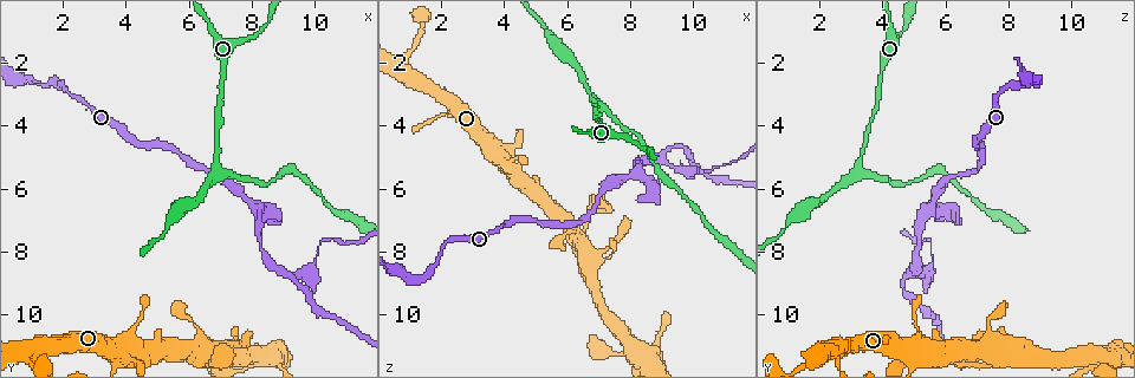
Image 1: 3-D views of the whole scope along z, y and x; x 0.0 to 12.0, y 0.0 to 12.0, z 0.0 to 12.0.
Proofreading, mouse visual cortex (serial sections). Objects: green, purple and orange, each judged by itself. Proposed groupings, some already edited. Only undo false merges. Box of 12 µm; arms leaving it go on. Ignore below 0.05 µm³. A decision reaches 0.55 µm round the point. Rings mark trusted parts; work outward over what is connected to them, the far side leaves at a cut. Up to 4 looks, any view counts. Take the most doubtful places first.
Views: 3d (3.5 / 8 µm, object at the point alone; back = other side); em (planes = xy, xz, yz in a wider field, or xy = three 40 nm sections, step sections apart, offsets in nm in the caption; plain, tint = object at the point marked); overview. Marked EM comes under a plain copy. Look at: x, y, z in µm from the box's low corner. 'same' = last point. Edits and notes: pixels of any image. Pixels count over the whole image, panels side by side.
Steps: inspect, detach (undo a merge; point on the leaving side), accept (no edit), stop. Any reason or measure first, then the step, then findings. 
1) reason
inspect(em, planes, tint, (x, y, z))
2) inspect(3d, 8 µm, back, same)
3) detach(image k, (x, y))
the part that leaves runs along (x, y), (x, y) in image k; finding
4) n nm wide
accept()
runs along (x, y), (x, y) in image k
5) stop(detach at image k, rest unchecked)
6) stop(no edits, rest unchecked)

three arms meet
inspect(3d, 3.5 µm, back, (9.0, 8.7, 4.9))

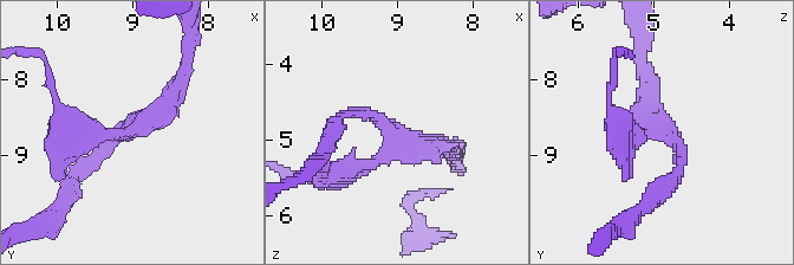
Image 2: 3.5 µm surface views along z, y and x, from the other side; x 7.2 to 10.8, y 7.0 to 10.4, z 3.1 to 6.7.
3 arms; arms of 150, 250, 250 nm; shape alone is not enough
inspect(em, xy, step 3, tint, (9.00, 8.60, 4.95))

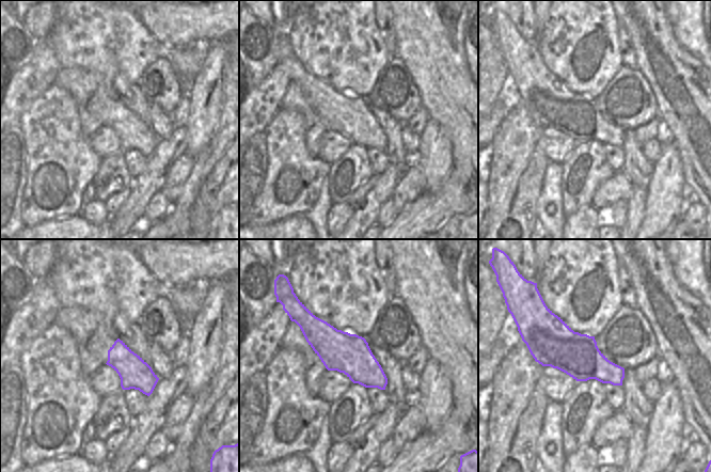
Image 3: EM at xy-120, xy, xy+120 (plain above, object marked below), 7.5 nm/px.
accept()
runs along (306, 312), (382, 387) in image 3; all the same cell

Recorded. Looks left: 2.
sharp bend
inspect(3d, 3.5 µm, (6.8, 5.1, 3.3))

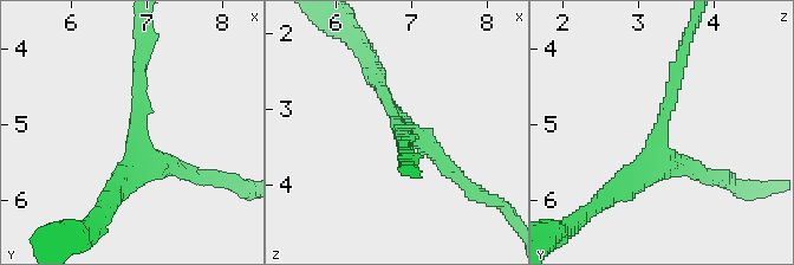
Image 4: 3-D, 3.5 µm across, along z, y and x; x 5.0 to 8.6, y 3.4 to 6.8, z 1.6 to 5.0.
3 arms; arms of 200, 200, 250 nm; now the EM
inspect(em, xy, step 3, tint, (6.85, 5.15, 3.35))

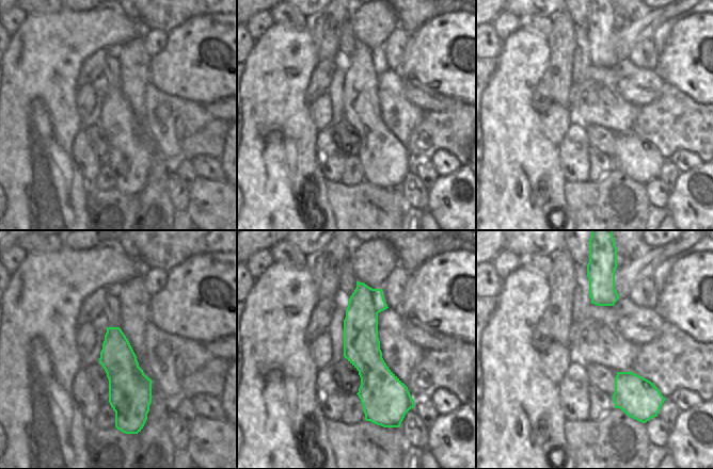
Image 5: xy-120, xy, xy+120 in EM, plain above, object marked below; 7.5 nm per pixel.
accept()
runs along (359, 285), (375, 418) in image 5; continuous, no second cell

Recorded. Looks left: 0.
stop(no edits, rest unchecked)

